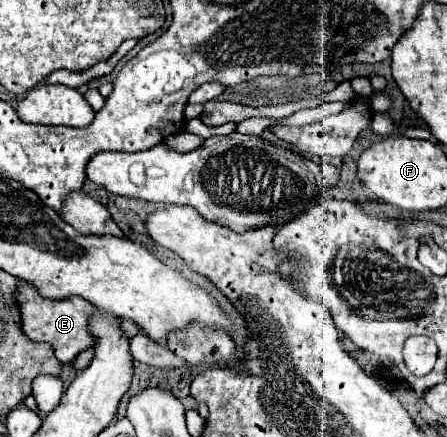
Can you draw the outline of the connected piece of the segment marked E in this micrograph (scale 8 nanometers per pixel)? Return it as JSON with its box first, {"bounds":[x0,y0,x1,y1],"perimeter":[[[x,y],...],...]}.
{"bounds":[20,283,98,363],"perimeter":[[[24,283],[20,285],[20,313],[22,313],[22,331],[32,341],[44,341],[54,347],[56,359],[60,363],[72,363],[78,353],[82,353],[88,347],[94,347],[94,335],[90,333],[90,317],[98,311],[94,305],[88,305],[88,301],[82,301],[80,297],[70,297],[64,301],[52,301],[40,297],[36,287]]]}

